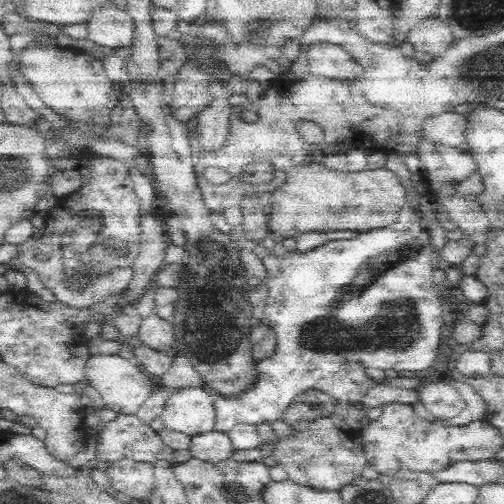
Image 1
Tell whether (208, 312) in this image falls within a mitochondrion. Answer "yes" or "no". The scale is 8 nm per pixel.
yes

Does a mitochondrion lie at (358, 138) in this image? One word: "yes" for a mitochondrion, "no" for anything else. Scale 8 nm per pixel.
no

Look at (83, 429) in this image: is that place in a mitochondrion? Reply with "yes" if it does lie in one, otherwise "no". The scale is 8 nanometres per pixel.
no

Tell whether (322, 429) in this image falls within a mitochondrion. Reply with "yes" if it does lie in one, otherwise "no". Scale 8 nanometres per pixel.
no

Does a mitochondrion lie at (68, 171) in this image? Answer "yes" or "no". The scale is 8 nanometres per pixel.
no

